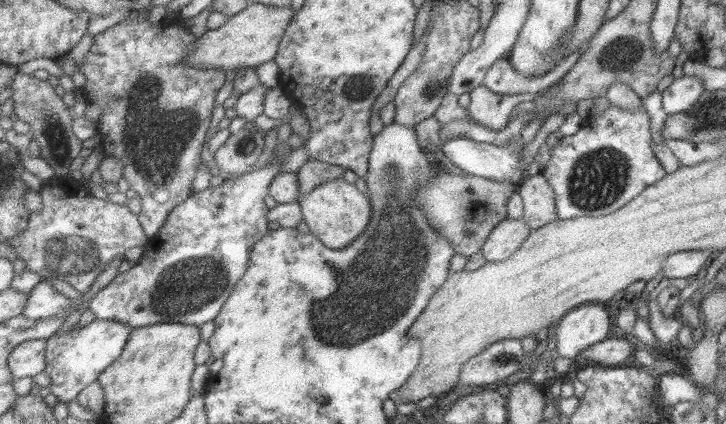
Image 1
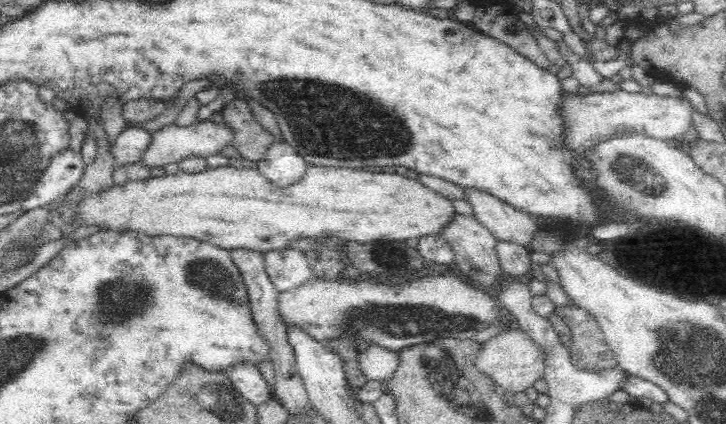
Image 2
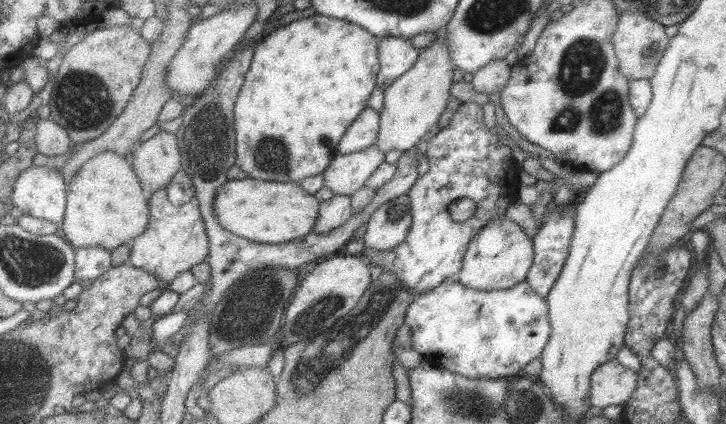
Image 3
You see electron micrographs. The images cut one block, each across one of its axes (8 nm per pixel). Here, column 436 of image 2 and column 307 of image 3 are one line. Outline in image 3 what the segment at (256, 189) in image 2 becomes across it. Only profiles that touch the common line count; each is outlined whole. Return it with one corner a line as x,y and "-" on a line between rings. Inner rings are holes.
252,178
230,179
215,202
222,225
238,236
266,244
292,242
316,230
323,201
298,182
272,182

